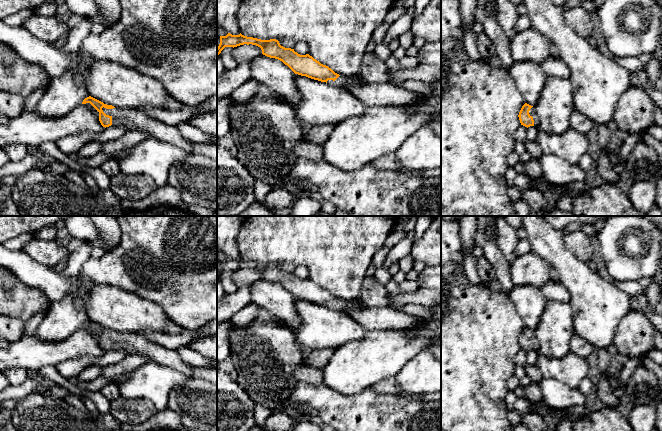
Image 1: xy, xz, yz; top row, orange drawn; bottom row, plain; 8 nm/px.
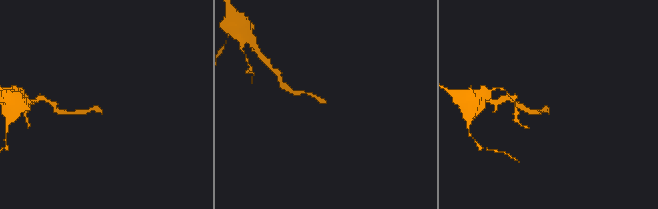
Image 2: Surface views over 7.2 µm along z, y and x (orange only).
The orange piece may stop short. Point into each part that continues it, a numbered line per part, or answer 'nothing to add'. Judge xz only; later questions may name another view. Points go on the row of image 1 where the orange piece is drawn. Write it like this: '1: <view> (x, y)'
1: xz (343, 82)

